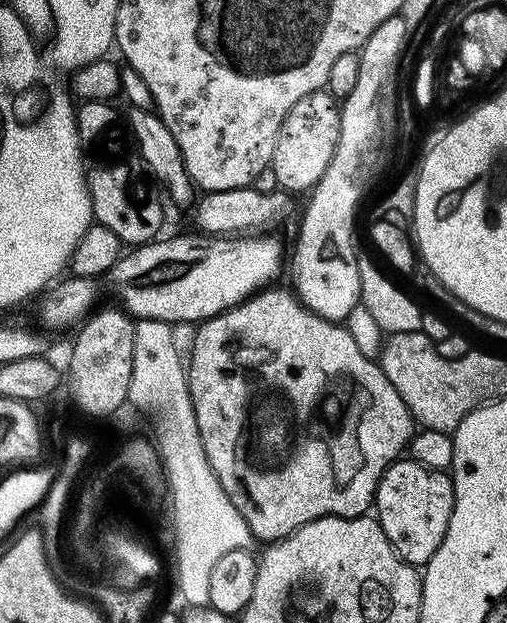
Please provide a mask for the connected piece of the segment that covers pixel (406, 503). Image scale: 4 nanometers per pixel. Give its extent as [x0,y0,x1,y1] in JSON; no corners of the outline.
[374,458,454,566]

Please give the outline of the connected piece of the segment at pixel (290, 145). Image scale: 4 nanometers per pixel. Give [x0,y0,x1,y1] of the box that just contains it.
[270,90,339,194]

